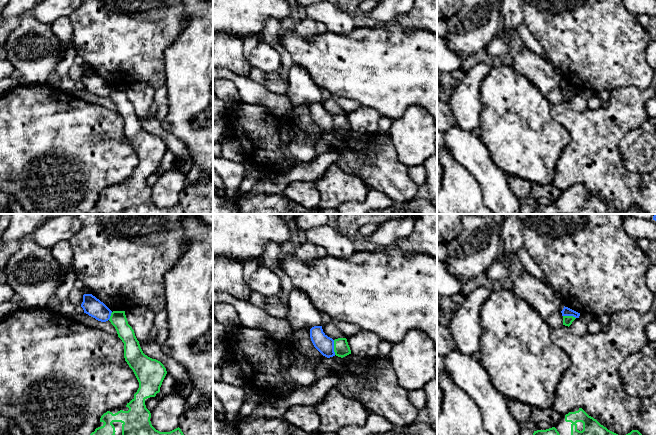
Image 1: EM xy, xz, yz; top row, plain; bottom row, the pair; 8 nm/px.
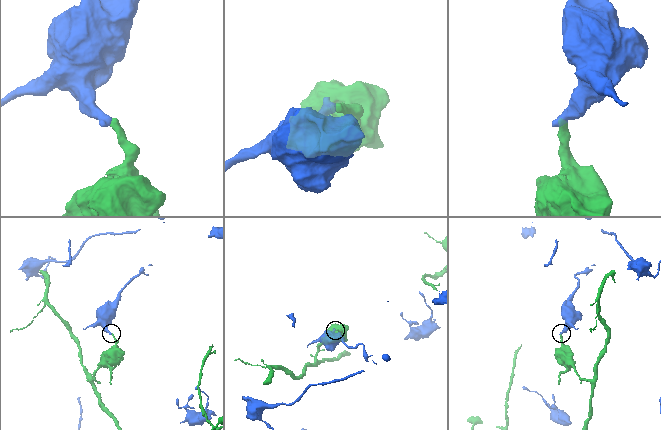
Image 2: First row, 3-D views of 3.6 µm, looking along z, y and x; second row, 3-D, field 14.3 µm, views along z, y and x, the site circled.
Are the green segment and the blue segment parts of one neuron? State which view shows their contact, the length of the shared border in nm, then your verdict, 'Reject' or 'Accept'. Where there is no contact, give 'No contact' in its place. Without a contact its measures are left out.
Touches green in xz. Shared border 120 nm. Reject

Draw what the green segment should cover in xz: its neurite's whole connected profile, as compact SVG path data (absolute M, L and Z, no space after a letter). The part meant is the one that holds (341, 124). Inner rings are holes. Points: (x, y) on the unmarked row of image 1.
M338 114L334 116L334 128L336 132L341 134L351 130L346 114Z

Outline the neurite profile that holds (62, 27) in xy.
M61 17L56 19L51 24L51 28L60 40L63 48L72 43L73 26L69 17Z

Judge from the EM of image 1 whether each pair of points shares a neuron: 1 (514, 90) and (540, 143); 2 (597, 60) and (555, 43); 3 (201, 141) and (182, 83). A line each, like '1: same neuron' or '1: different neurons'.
1: same neuron
2: same neuron
3: same neuron

